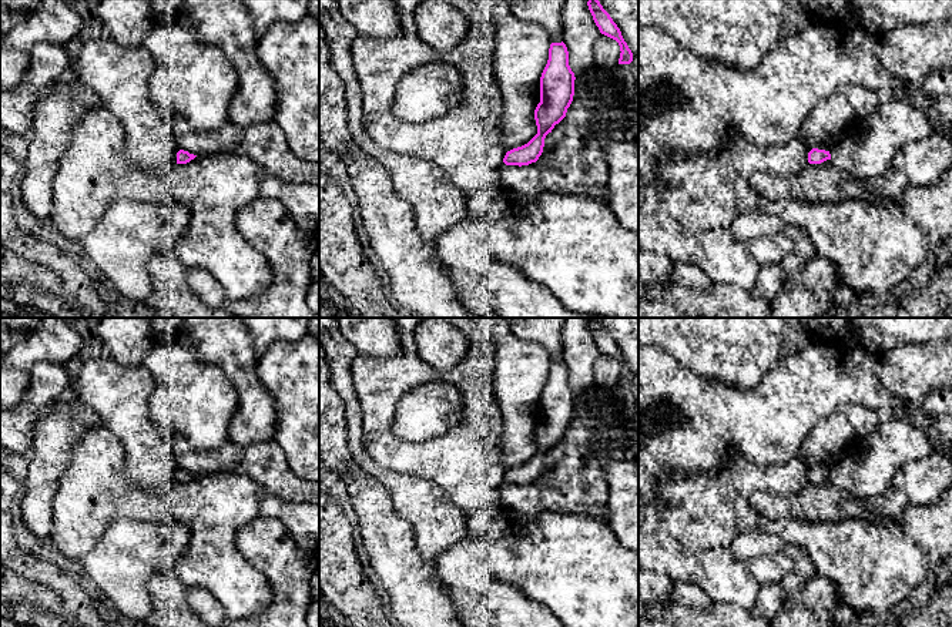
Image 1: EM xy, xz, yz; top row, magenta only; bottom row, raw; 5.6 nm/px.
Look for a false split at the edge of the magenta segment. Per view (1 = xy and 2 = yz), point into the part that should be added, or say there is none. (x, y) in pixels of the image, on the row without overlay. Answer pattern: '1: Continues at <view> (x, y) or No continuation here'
1: No continuation here
2: No continuation here

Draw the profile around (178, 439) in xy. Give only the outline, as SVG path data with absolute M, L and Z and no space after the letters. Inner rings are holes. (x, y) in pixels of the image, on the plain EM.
M174 432L171 450L180 469L197 476L212 472L238 473L262 484L286 503L319 504L319 482L296 476L275 440L249 446L228 443L219 449L194 447L182 433Z

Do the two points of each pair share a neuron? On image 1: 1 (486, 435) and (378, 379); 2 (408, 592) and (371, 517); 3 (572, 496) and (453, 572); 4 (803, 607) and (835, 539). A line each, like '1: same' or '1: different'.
1: same
2: same
3: different
4: different

